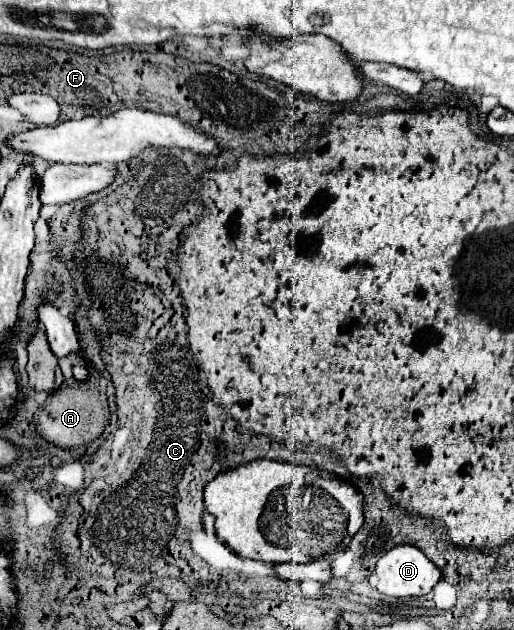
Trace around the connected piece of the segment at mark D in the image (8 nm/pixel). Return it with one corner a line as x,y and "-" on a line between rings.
397,545
377,561
377,589
389,597
419,597
427,595
441,579
441,569
431,563
415,545

